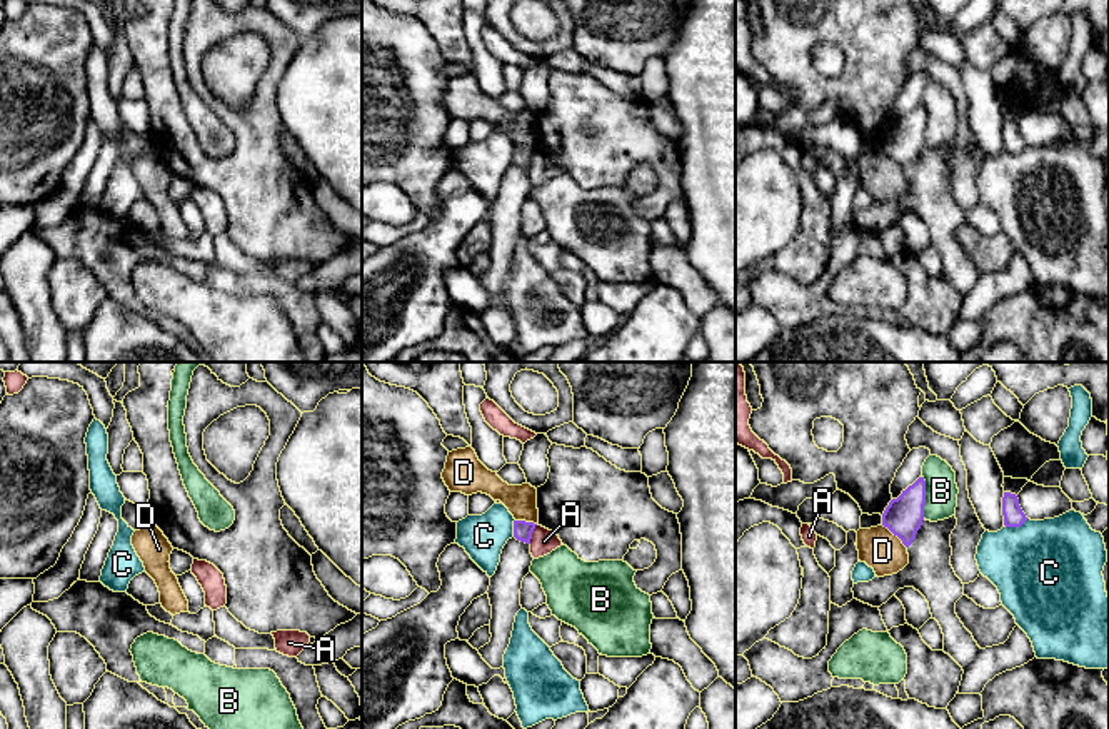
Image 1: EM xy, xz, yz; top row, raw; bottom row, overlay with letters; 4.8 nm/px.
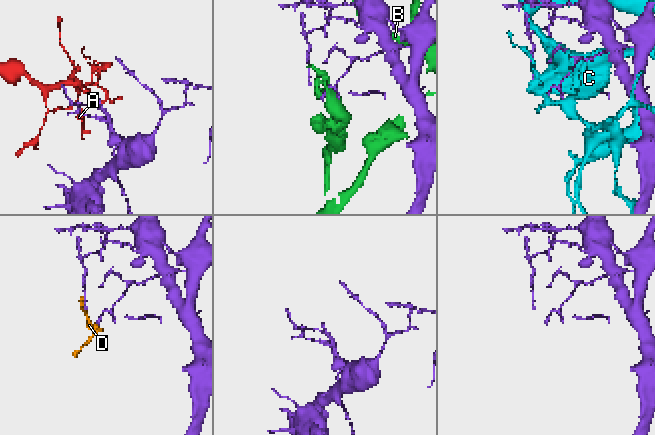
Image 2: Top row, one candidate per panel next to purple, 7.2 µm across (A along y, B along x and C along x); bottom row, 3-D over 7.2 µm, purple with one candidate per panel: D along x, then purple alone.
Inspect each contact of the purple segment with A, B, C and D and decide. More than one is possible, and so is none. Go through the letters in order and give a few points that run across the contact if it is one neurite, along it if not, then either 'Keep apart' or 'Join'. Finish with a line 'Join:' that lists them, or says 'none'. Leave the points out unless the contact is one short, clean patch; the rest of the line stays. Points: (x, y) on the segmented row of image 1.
A: Keep apart
B: Keep apart
C: Keep apart
D: Line: yz (883, 524), (906, 548). Keep apart
Join: none

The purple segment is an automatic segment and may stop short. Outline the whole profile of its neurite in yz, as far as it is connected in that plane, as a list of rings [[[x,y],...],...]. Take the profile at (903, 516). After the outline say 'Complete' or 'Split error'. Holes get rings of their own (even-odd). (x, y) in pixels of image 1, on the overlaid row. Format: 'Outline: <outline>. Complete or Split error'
Outline: [[[919,477],[882,514],[882,525],[897,535],[906,547],[912,544],[924,520],[926,480]]]. Complete

